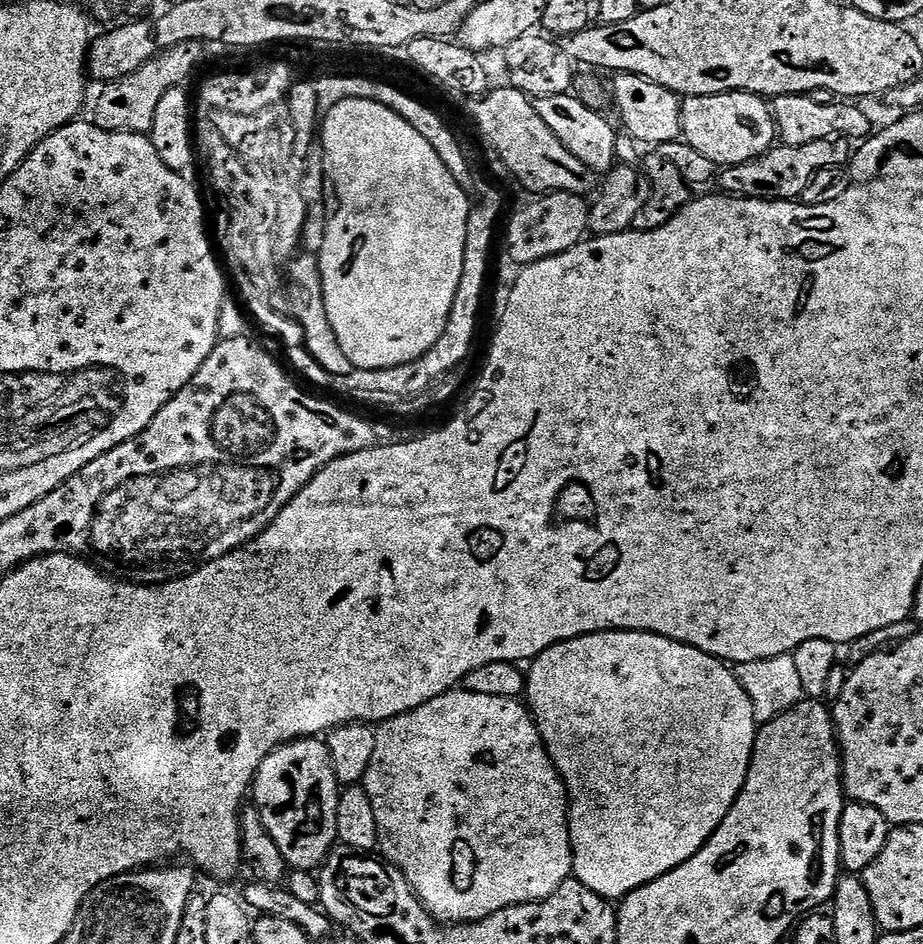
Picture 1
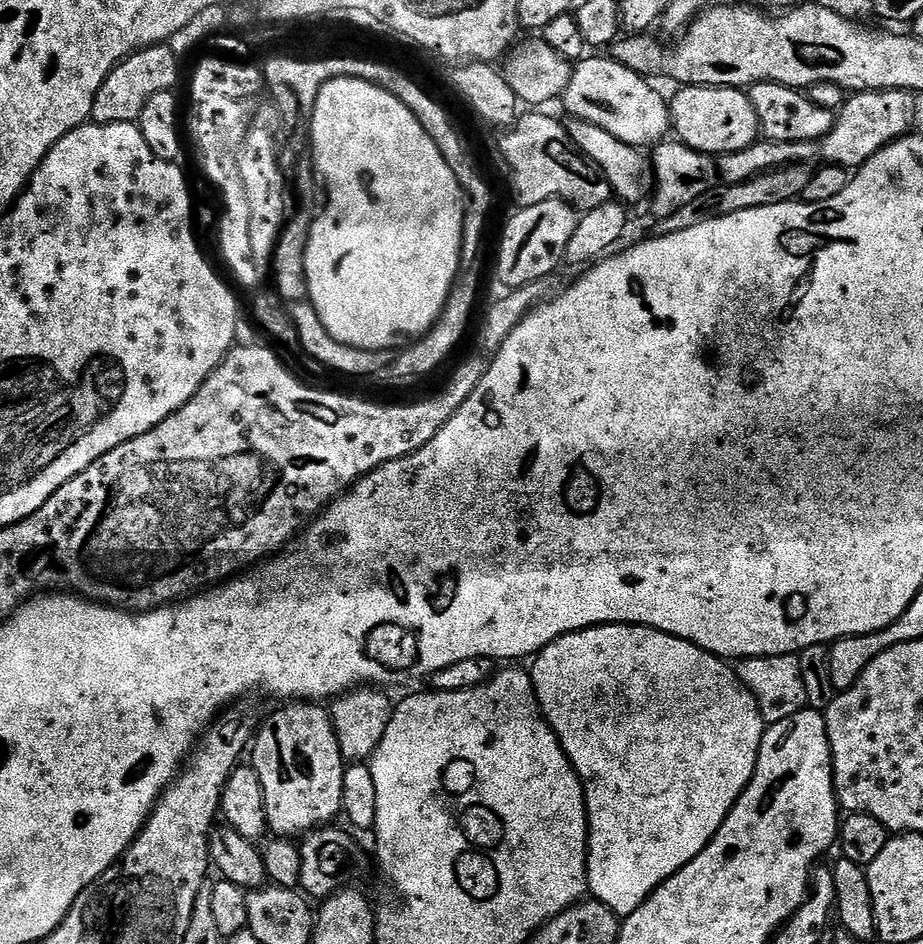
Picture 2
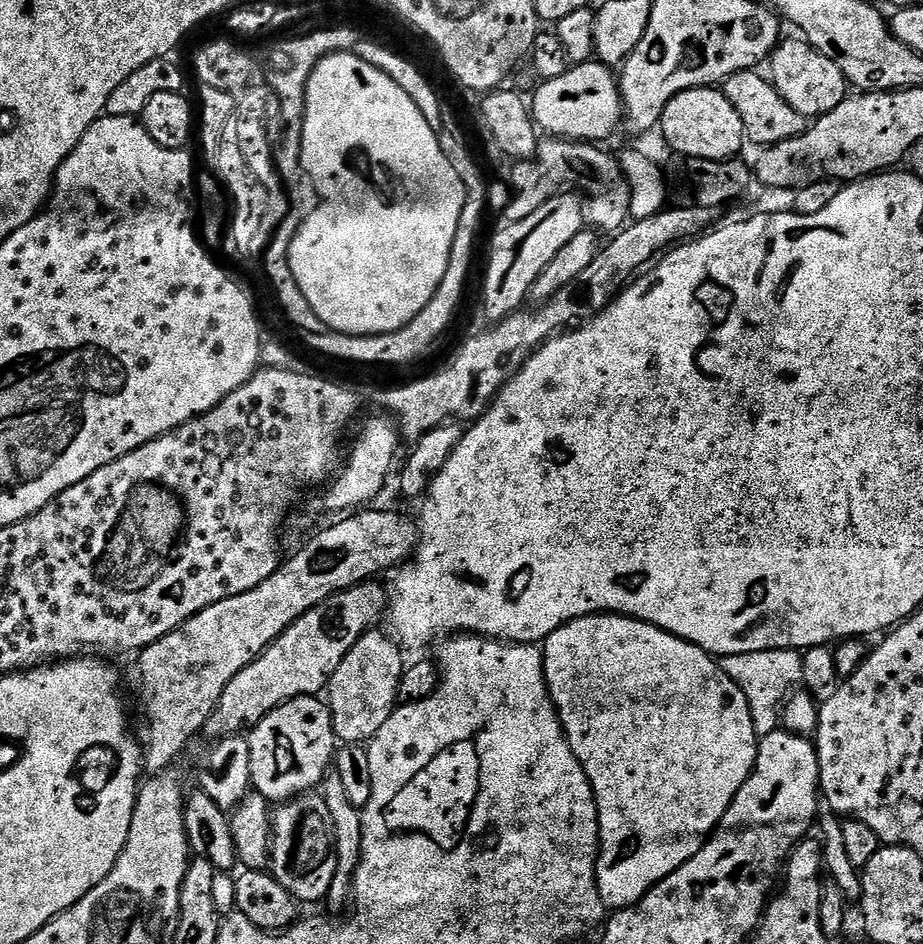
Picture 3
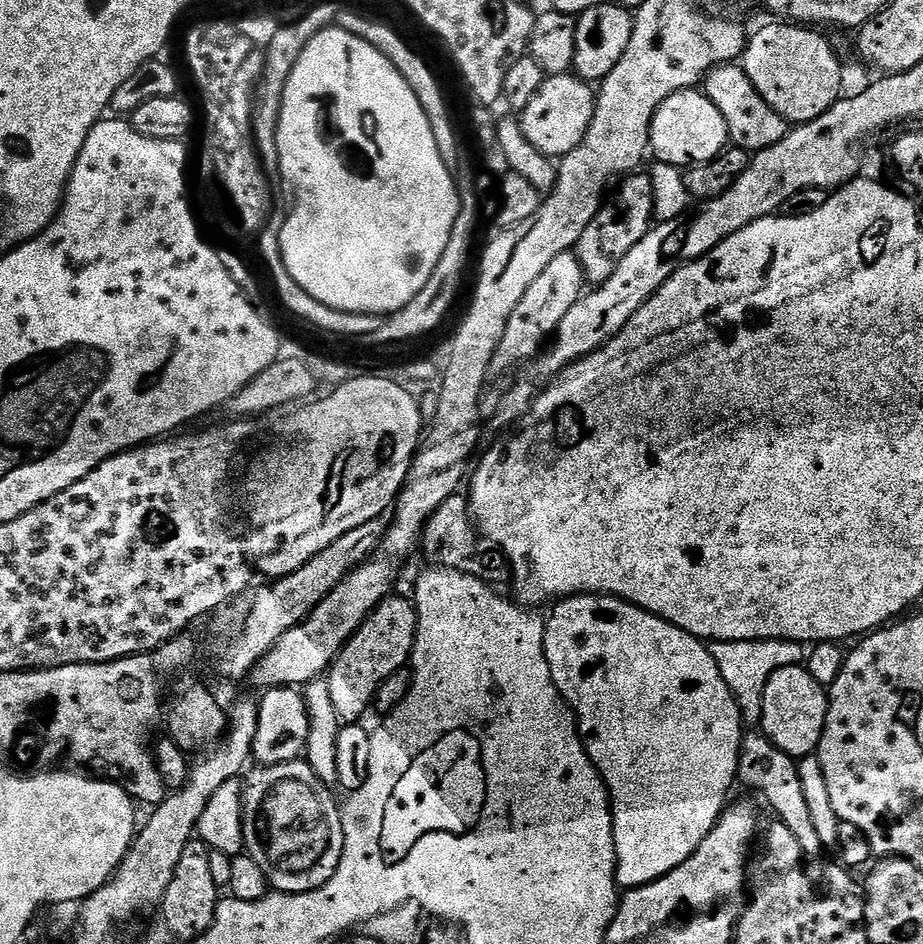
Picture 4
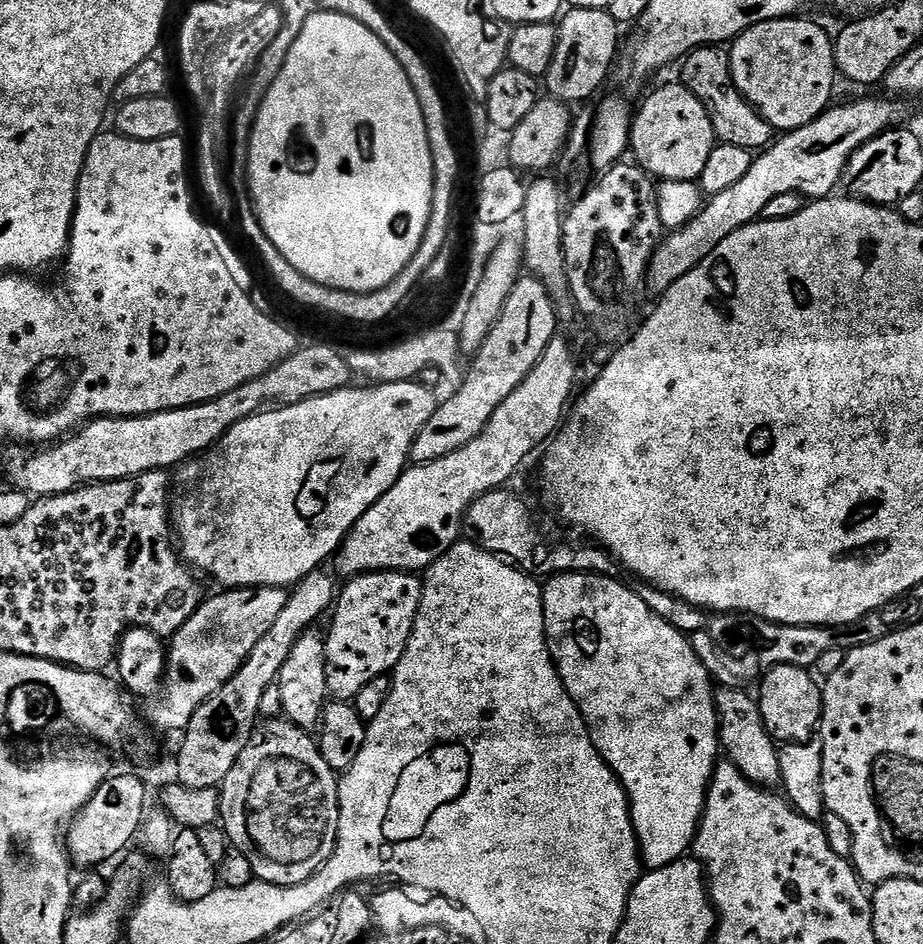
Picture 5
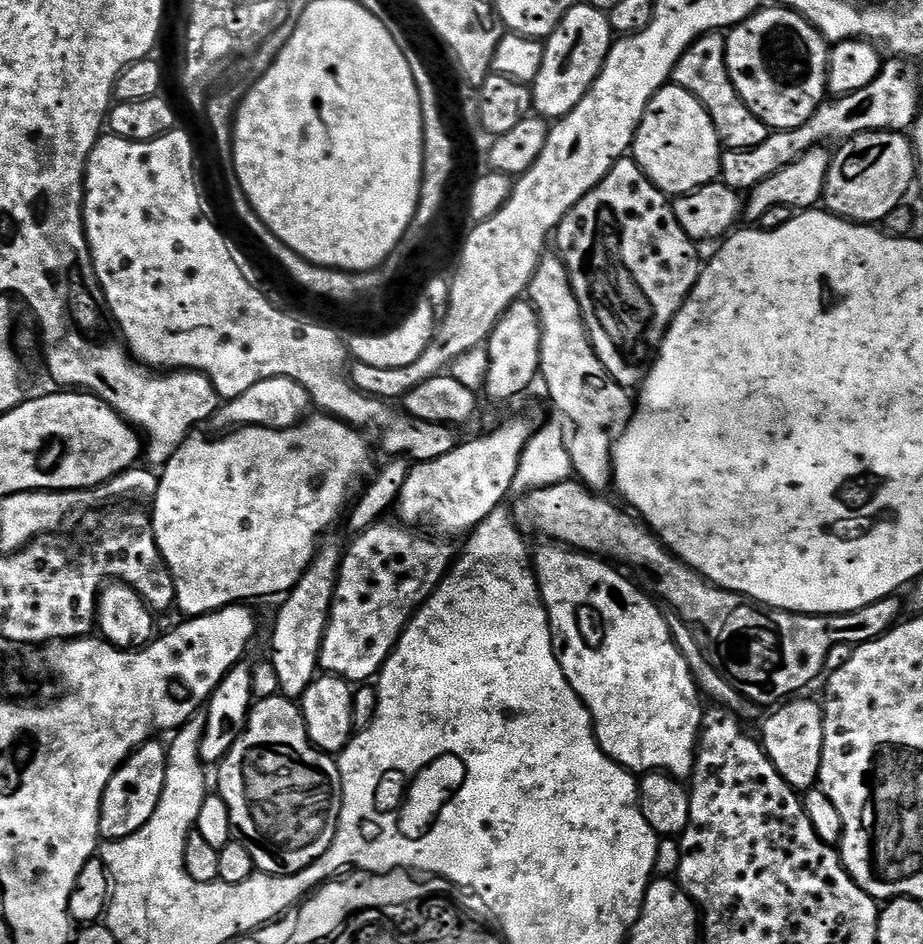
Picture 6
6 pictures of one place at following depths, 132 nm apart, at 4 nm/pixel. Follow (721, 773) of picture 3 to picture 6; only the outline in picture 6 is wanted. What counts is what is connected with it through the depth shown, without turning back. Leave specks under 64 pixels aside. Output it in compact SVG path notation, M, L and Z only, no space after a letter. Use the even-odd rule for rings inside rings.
M548 542L543 546L545 548L540 548L537 552L535 549L534 571L540 587L540 596L544 599L544 608L548 611L548 625L552 631L554 654L562 666L562 674L566 674L566 682L570 682L574 694L578 694L578 698L586 706L602 750L615 764L621 764L633 774L667 773L675 778L691 777L692 767L696 765L696 745L700 743L700 723L705 709L700 708L702 693L696 686L696 679L692 676L691 670L688 669L686 658L682 658L678 646L674 646L674 638L668 629L668 621L661 605L643 587L637 586L623 571L617 570L601 557L590 556L587 552L578 552L575 548L565 548L555 542Z

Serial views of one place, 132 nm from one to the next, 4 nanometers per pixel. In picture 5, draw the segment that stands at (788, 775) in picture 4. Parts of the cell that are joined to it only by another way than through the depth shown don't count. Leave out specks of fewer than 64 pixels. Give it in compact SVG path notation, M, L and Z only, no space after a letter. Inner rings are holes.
M738 688L715 689L716 717L723 755L748 779L761 788L775 789L780 784L780 748L763 725L762 711L755 695Z

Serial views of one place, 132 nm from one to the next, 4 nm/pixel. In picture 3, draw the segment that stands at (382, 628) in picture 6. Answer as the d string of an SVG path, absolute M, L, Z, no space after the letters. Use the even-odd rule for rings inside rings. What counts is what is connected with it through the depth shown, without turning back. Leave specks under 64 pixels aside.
M376 631L365 632L348 651L346 658L342 658L342 666L334 670L326 689L326 703L332 709L336 738L344 744L363 745L371 742L378 730L386 726L386 718L390 718L390 714L398 707L400 679L406 667L406 659L400 653L401 645L387 631Z

